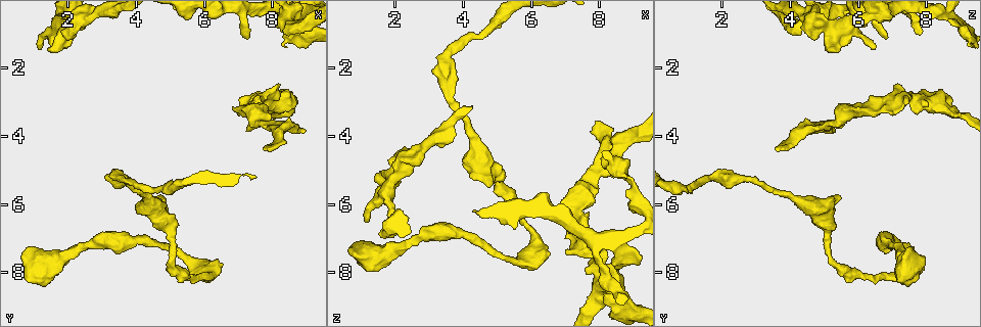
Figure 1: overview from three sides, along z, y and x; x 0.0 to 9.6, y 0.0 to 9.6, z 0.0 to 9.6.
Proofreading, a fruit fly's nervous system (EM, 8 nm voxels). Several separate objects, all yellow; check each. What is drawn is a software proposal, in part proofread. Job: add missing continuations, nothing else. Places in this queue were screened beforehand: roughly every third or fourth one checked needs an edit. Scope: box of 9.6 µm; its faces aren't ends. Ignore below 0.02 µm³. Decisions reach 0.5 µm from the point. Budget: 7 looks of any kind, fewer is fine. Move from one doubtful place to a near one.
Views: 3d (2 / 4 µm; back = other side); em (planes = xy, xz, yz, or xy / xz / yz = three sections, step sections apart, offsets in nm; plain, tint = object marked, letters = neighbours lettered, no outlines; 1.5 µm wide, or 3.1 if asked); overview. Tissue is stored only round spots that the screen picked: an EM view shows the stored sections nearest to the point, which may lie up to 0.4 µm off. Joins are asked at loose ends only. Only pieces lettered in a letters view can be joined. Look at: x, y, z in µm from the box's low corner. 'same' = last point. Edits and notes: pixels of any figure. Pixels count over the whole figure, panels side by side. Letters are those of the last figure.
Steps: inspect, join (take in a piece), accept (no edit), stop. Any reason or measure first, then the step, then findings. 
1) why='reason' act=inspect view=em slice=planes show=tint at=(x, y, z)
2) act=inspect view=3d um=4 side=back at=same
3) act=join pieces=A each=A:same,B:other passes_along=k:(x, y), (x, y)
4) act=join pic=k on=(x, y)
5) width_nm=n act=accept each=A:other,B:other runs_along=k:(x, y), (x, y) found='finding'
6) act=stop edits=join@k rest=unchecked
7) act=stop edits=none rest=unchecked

why='an open end' act=inspect view=3d um=4 at=(1.15, 1.40, 6.55)

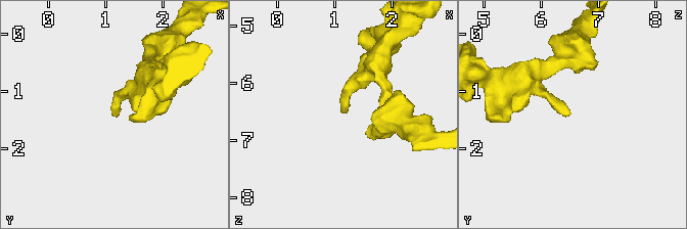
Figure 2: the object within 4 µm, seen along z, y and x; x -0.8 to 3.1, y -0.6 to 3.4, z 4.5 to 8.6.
why='shape alone is not enough' act=inspect view=em slice=xy step=8 show=letters at=(1.10, 1.40, 6.50)

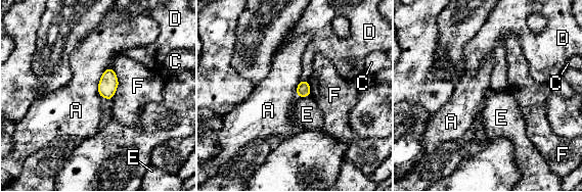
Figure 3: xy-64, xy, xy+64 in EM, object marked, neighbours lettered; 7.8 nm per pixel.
width_nm=110 act=accept each=A:other,C:other,D:other,E:other,F:other border=3:(107, 66), (98, 83), (100, 97) found='no lettered piece goes on from it'

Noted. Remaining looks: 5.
why='stops while still wide' act=inspect view=em slice=planes show=tint at=(8.70, 2.95, 8.75)

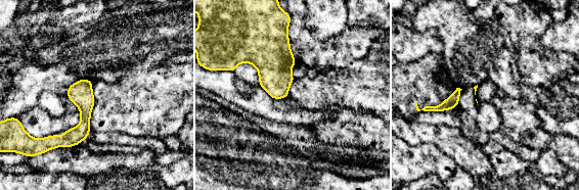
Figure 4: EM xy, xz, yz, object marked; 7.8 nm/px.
act=inspect view=em slice=planes show=letters at=same

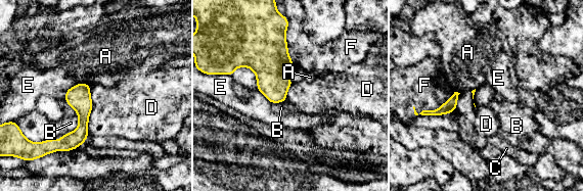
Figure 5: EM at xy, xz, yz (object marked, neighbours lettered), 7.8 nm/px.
act=accept each=A:other,B:other,C:other,D:other,E:other,F:other runs_along=5:(87, 87), (83, 128), (58, 146) found='no lettered piece goes on from it'

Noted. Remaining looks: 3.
why='free end' act=inspect view=em slice=planes show=letters at=(8.15, 2.50, 7.00)

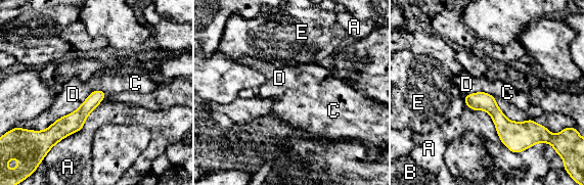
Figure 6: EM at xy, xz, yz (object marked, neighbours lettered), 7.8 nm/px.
act=accept each=A:other,B:other,C:other,D:other,E:other runs_along=6:(102, 94), (72, 123), (50, 131) found='no lettered piece goes on from it'

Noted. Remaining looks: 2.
act=stop edits=none rest=unchecked

